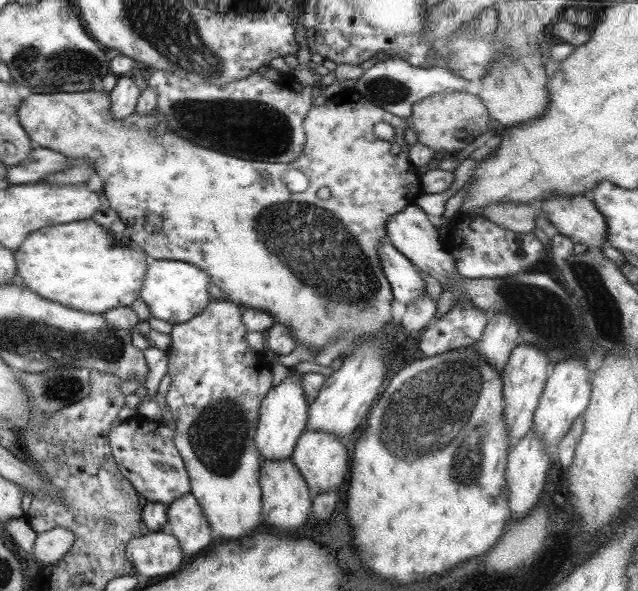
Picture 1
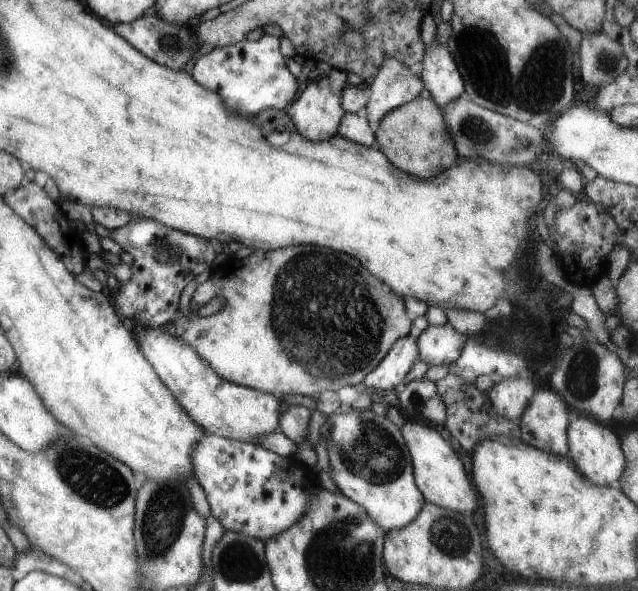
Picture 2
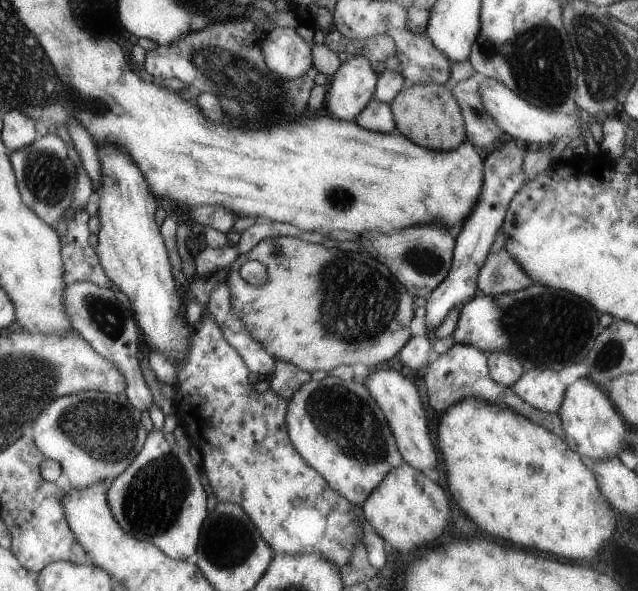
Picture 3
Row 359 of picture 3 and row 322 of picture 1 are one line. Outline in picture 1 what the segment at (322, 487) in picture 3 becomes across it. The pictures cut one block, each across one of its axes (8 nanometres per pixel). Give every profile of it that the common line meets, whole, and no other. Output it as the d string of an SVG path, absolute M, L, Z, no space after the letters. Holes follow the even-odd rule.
M212 300L210 304L200 314L190 318L188 322L182 324L176 323L170 332L171 344L166 350L169 355L169 362L167 373L170 374L172 382L167 395L165 396L169 410L172 413L172 418L176 424L174 443L176 449L179 450L186 472L191 482L191 494L196 498L208 522L212 528L214 537L222 540L238 540L242 536L252 534L254 530L261 528L262 525L262 494L260 489L260 468L262 458L259 456L255 445L254 438L258 423L260 422L260 407L262 400L272 388L272 375L270 372L271 365L263 355L263 353L254 352L246 340L246 333L249 332L248 328L242 322L242 314L244 308L234 302Z

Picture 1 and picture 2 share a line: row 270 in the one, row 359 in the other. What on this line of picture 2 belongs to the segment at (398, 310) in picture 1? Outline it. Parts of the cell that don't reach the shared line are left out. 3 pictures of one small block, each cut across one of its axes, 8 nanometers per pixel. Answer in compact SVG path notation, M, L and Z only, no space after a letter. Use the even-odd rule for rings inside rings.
M412 328L412 332L399 338L380 364L364 377L361 388L394 390L402 387L404 377L412 370L419 356L417 340L420 334L420 330Z

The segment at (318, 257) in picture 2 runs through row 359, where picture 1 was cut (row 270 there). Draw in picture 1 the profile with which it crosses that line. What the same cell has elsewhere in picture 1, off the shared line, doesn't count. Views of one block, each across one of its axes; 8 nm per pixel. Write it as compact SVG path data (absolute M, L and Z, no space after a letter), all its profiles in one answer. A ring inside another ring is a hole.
M103 90L84 93L32 93L20 103L16 113L20 118L22 128L24 128L33 144L38 147L50 148L50 150L59 152L68 159L84 159L86 163L90 163L92 170L102 178L102 182L104 182L102 185L103 194L127 227L128 236L137 244L139 249L148 254L150 259L188 262L188 264L194 264L194 266L202 268L212 278L212 283L224 291L224 301L234 302L244 309L256 308L256 310L268 312L270 316L274 316L276 322L280 322L280 324L284 324L292 330L298 346L304 344L304 346L308 346L308 348L312 348L312 350L319 353L327 344L334 342L342 334L345 334L348 339L356 337L362 340L374 336L383 345L386 342L387 339L384 338L382 330L392 320L393 298L392 287L390 287L388 279L384 277L382 265L380 265L378 244L380 244L382 238L386 238L388 220L394 214L402 212L408 204L413 204L415 199L423 193L420 179L421 172L418 172L419 169L410 162L408 156L411 145L404 140L404 132L410 126L409 120L386 112L380 106L376 106L366 99L364 100L364 98L354 100L354 96L352 96L349 100L340 92L338 95L328 98L324 105L314 105L308 111L304 121L307 139L304 153L300 158L297 158L293 164L279 162L270 164L270 166L262 166L262 162L246 162L242 158L232 158L232 156L226 156L226 154L220 154L220 152L214 152L214 150L204 150L204 148L200 148L192 142L184 141L184 138L168 130L166 122L158 122L160 116L155 111L143 116L137 112L132 112L124 120L116 120L114 114L112 114L110 96ZM377 122L387 122L393 127L395 143L400 146L398 154L393 153L391 142L381 140L374 134L374 126ZM293 166L301 170L308 178L308 187L304 192L290 192L284 182L286 172ZM263 172L270 174L268 182L258 180L258 176ZM324 186L328 186L331 191L331 196L327 200L320 199L317 196L318 190L324 188Z

